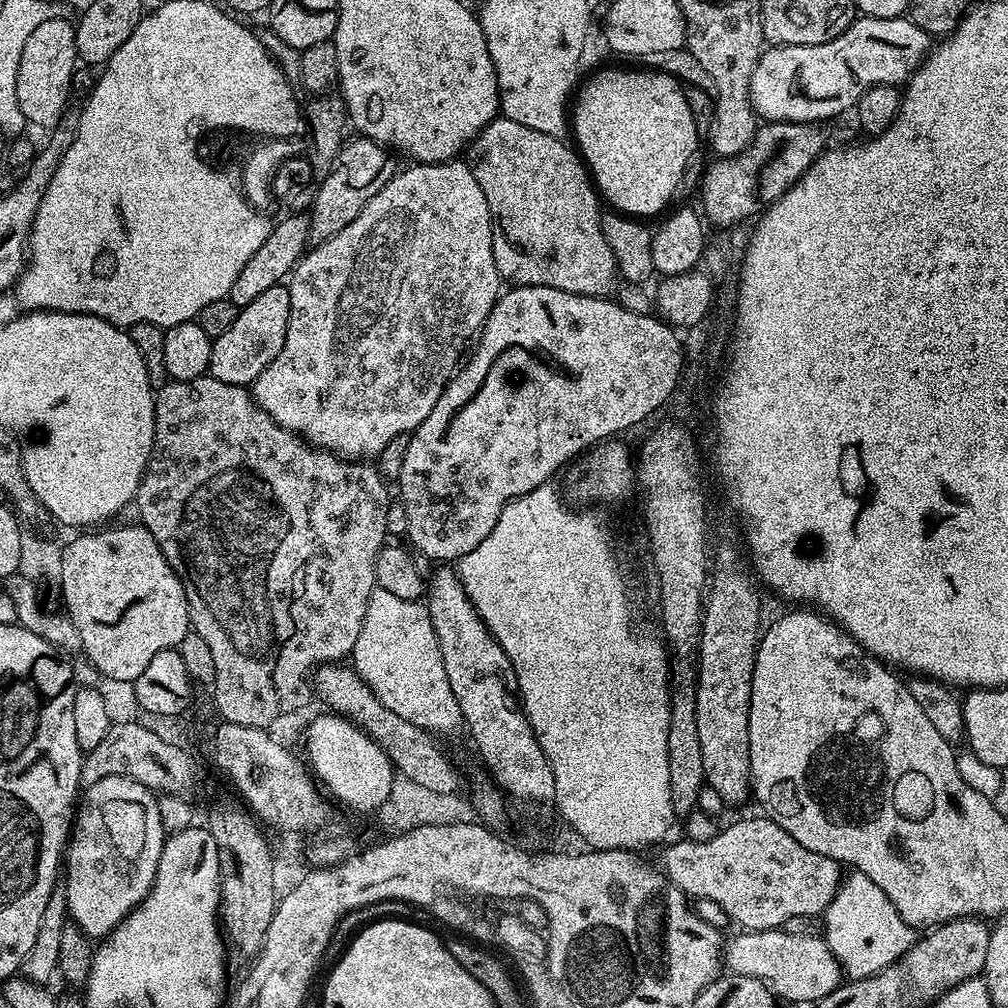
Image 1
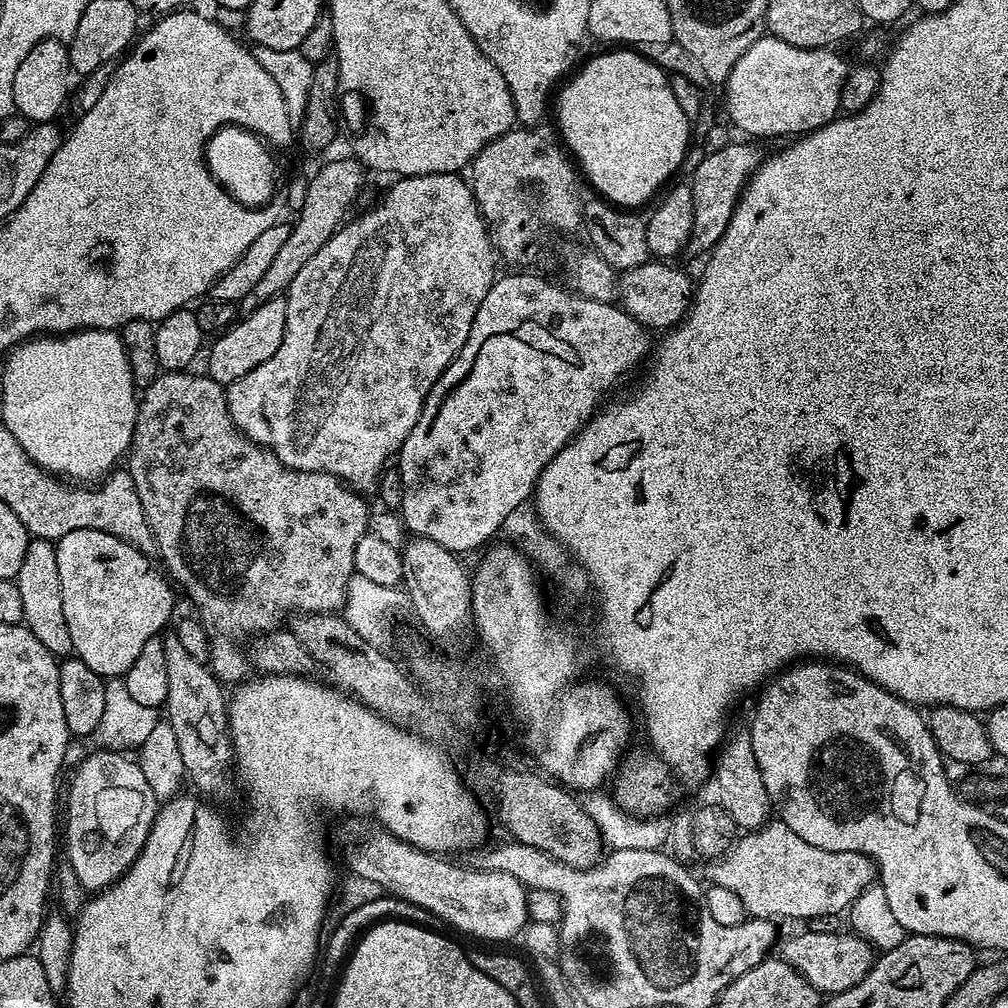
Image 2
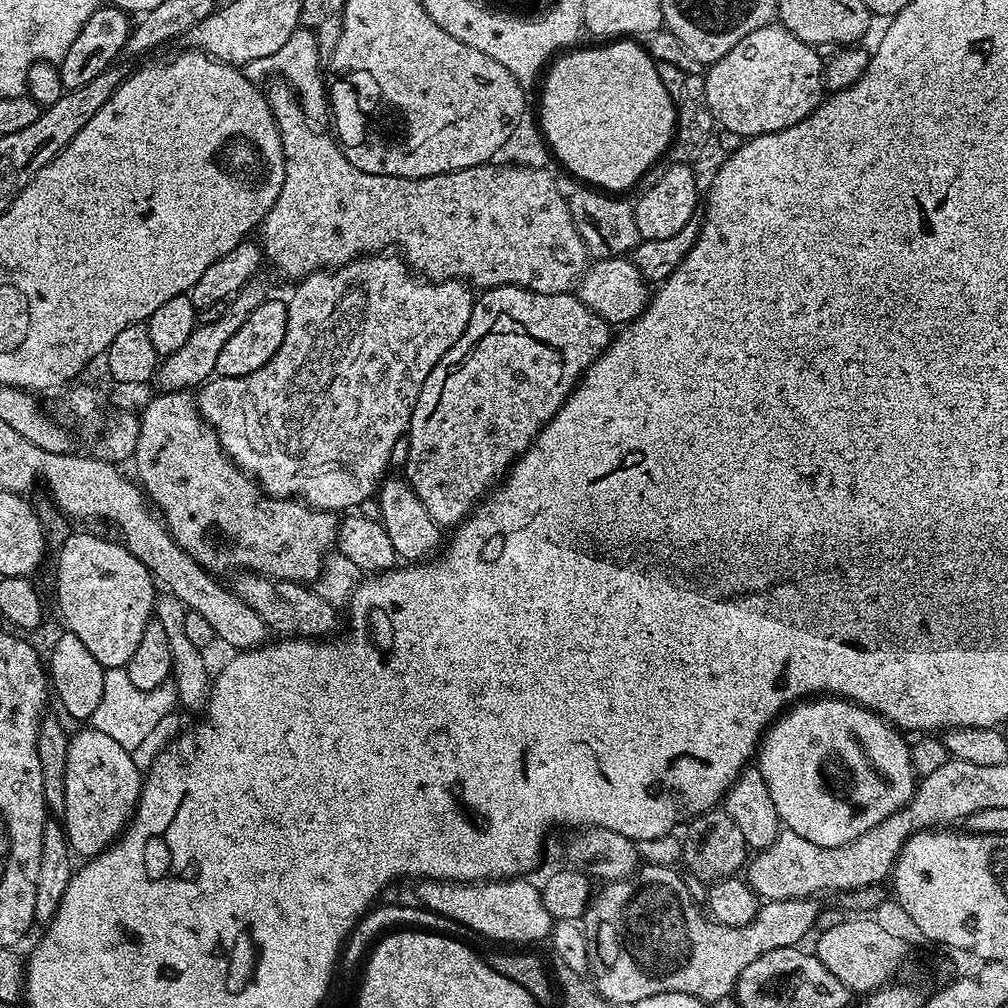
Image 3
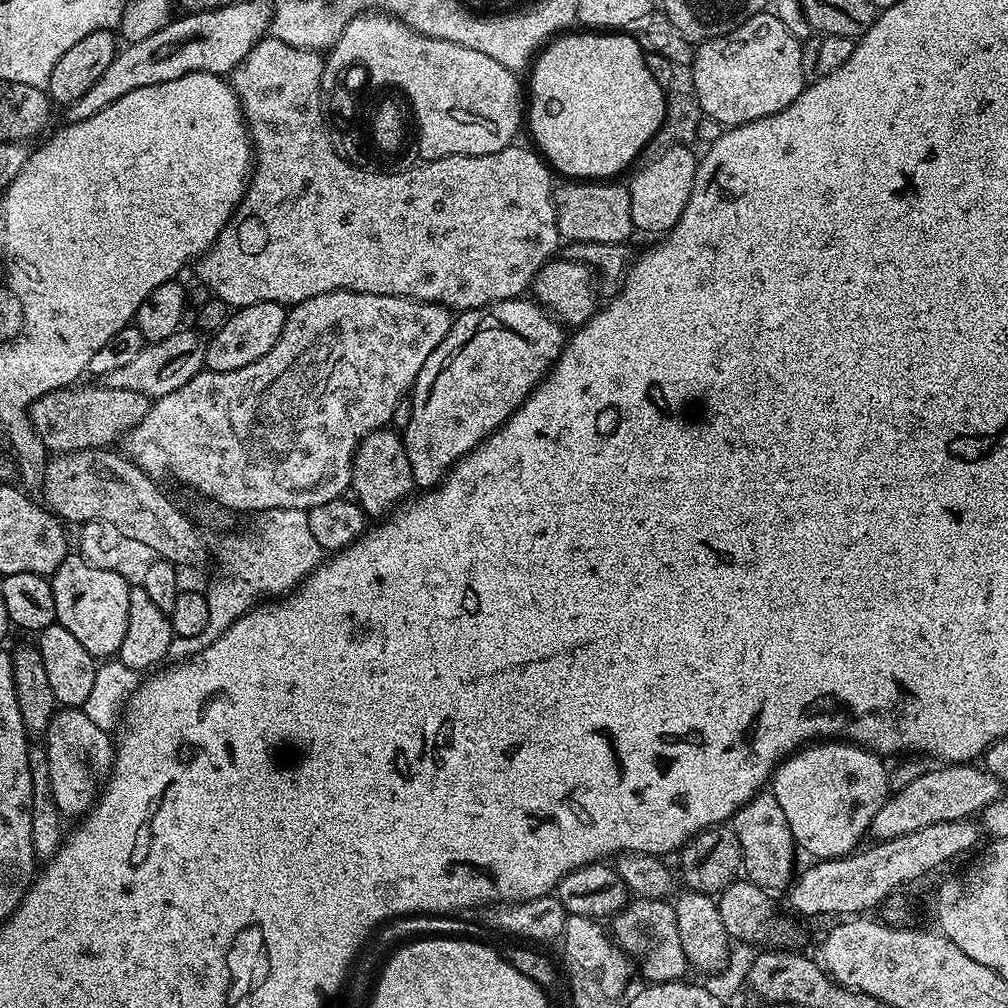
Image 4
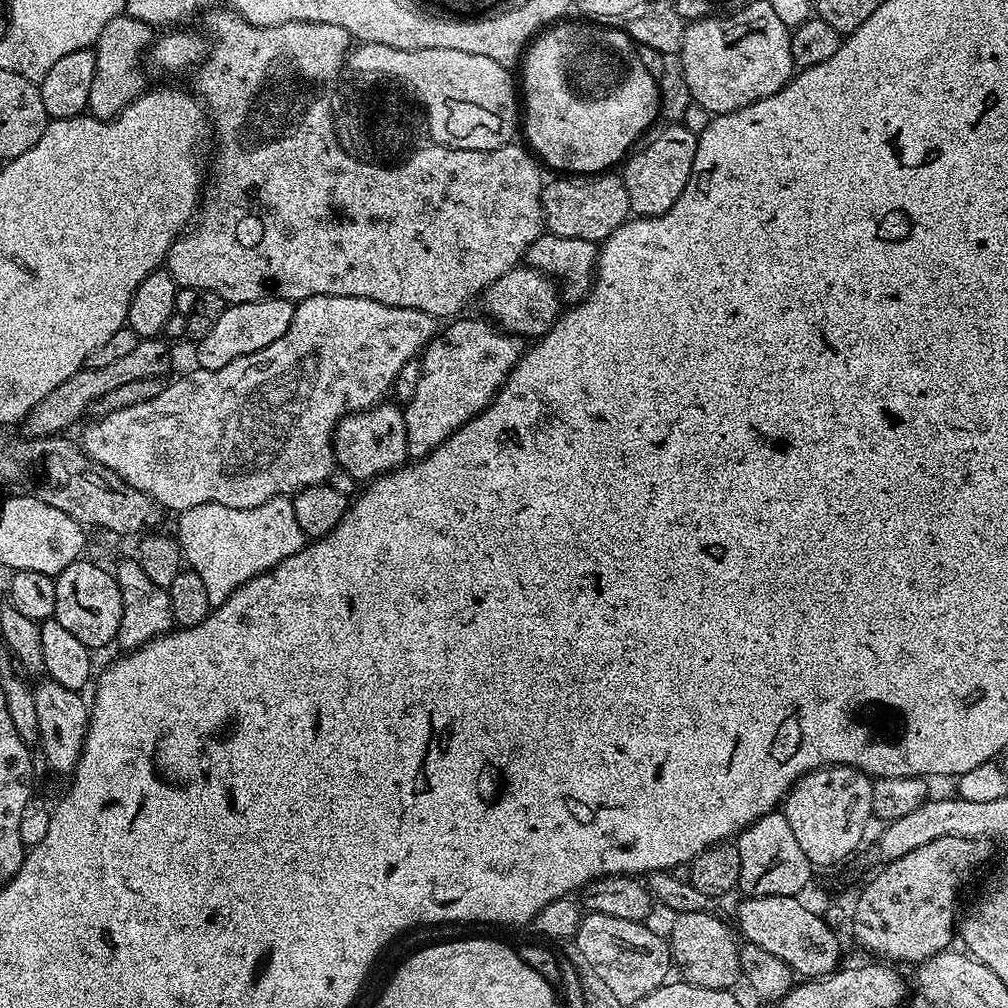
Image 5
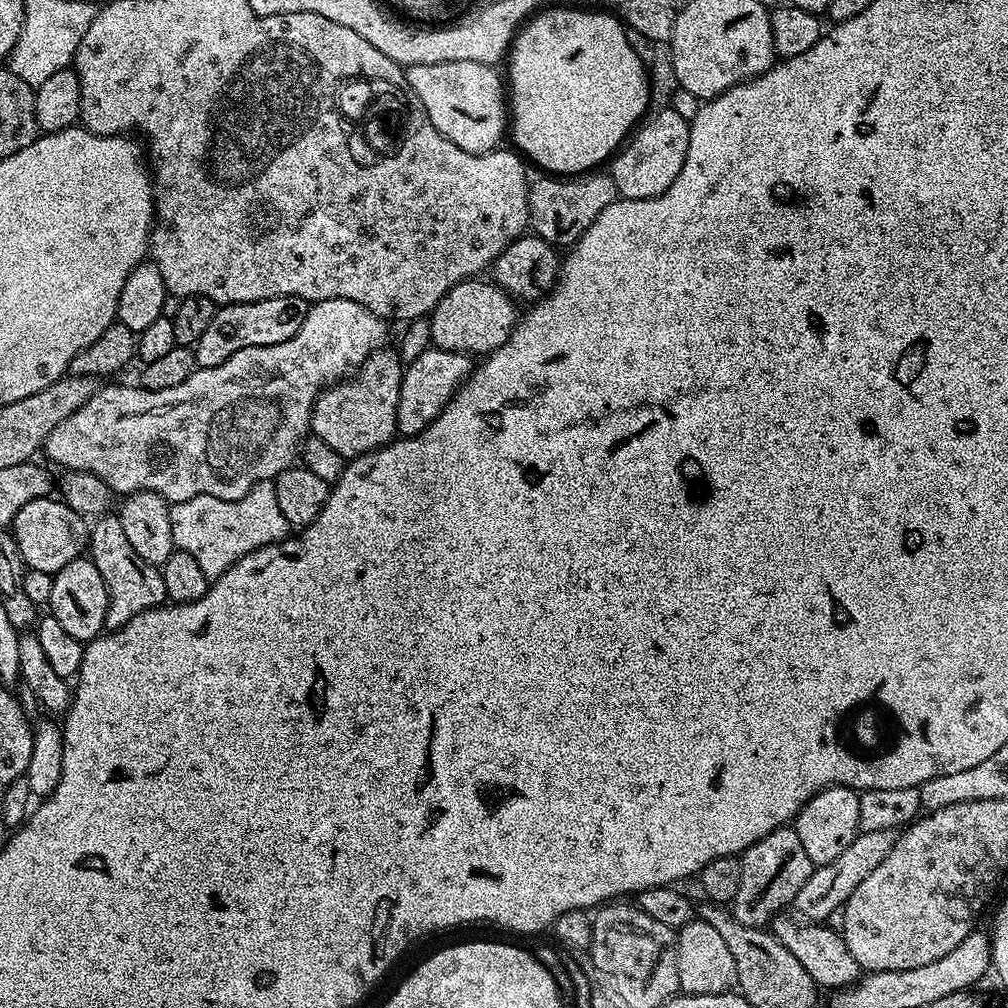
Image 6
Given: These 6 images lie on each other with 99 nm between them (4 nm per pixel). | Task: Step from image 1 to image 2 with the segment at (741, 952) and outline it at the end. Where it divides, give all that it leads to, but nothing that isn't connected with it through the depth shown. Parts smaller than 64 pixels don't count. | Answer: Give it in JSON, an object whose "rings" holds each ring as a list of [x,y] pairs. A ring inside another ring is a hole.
{"rings":[[[805,930],[778,948],[779,959],[784,960],[810,982],[821,994],[845,992],[854,987],[874,963],[874,949],[867,940],[848,930],[833,930],[831,932],[814,932]]]}

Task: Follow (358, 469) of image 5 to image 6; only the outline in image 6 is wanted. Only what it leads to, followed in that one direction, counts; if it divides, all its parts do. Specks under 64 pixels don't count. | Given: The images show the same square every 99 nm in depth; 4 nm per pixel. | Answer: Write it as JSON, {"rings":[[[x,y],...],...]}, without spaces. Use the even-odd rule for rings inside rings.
{"rings":[[[381,346],[372,353],[370,364],[376,367],[376,389],[357,378],[337,382],[324,389],[312,407],[311,435],[345,458],[361,456],[383,448],[397,439],[398,394],[402,390],[405,365],[395,347]]]}

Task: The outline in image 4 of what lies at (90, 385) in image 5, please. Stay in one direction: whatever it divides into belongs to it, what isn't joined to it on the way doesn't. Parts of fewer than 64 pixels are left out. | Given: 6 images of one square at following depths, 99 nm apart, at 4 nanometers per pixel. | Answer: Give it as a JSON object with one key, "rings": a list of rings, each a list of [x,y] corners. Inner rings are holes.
{"rings":[[[181,330],[170,334],[170,338],[162,338],[162,342],[145,343],[142,354],[138,354],[129,365],[122,366],[122,370],[114,370],[114,374],[107,376],[107,387],[138,390],[138,394],[146,394],[150,398],[174,394],[178,386],[186,386],[190,378],[205,371],[205,337],[199,331],[191,331]]]}

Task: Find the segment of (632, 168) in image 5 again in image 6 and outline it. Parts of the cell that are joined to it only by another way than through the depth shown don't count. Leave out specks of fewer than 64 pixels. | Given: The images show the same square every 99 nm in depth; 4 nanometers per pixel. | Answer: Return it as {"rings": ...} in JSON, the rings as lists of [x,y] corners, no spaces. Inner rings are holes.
{"rings":[[[670,106],[657,111],[656,117],[645,119],[635,129],[623,150],[611,157],[610,175],[617,193],[626,200],[655,200],[680,176],[690,150],[689,121],[680,117]]]}

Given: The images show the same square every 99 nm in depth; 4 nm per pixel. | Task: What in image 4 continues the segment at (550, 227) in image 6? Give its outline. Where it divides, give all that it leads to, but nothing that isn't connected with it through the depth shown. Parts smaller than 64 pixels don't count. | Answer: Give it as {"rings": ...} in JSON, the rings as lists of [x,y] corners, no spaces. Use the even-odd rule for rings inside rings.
{"rings":[[[564,182],[564,185],[557,187],[554,192],[554,199],[556,201],[556,225],[560,231],[561,237],[565,241],[575,242],[578,244],[585,244],[586,242],[606,242],[607,244],[623,244],[629,238],[628,235],[633,235],[634,229],[632,226],[632,219],[630,218],[630,194],[628,193],[628,184],[616,184],[620,182]]]}

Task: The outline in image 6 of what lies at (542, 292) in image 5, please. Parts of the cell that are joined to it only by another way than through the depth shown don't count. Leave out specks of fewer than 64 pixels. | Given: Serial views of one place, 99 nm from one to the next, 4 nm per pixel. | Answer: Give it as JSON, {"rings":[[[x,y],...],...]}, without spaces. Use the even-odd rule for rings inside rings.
{"rings":[[[473,278],[456,284],[430,313],[430,340],[442,350],[462,352],[480,358],[503,348],[518,327],[517,301],[488,278]]]}

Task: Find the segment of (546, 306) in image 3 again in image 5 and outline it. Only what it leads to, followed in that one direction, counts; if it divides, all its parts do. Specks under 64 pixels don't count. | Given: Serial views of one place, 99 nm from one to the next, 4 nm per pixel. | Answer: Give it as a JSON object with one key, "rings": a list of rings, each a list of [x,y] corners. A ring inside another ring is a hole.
{"rings":[[[464,318],[453,319],[444,336],[443,332],[437,335],[422,353],[422,378],[418,378],[414,398],[403,405],[409,457],[429,456],[466,422],[486,410],[525,355],[521,337],[497,328],[484,318],[460,319]]]}

